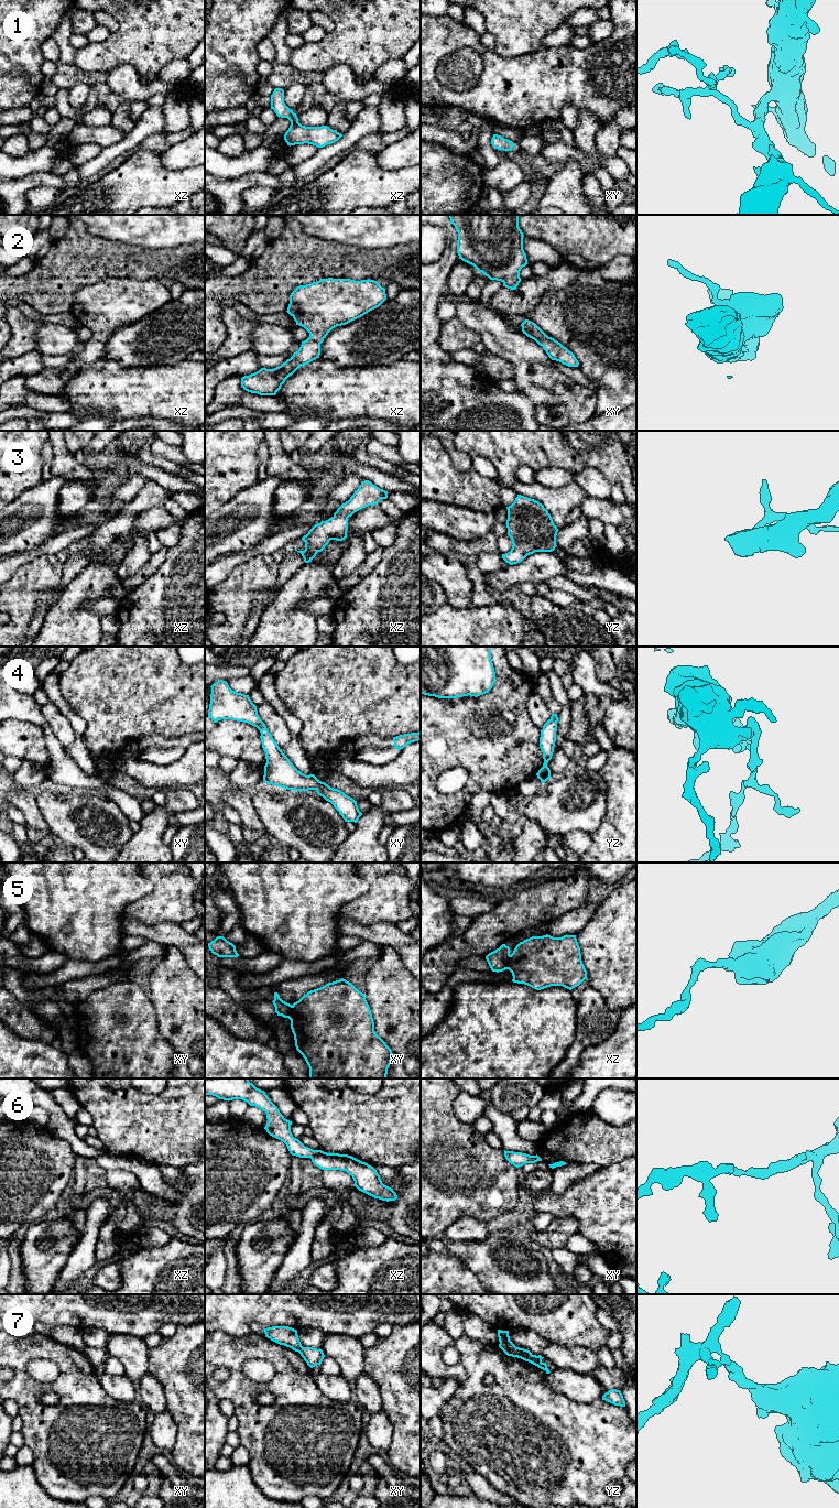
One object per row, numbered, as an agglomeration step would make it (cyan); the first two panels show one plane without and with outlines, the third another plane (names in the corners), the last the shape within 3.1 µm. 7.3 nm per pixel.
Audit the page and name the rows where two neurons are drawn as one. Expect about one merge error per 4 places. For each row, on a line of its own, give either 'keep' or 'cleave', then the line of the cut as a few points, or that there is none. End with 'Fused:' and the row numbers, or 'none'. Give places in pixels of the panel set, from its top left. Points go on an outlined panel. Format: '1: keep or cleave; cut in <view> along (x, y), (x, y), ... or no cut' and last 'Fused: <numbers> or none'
1: keep; no cut
2: keep; no cut
3: keep; no cut
4: keep; no cut
5: cleave; cut in xy along (292, 1006), (292, 1017), (290, 1019)
6: keep; no cut
7: cleave; cut in yz along (500, 1342), (507, 1342), (525, 1354), (531, 1355)
Fused: 5, 7

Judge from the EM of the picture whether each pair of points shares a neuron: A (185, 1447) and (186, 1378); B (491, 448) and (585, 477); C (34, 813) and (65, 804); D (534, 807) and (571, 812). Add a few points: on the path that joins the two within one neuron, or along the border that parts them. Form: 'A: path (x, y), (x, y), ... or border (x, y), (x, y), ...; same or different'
A: path (186, 1430), (186, 1396); same
B: border (575, 474), (586, 467), (595, 467), (602, 475); different
C: border (35, 790), (39, 811), (47, 828), (53, 834); different
D: path (543, 807), (563, 807); same

